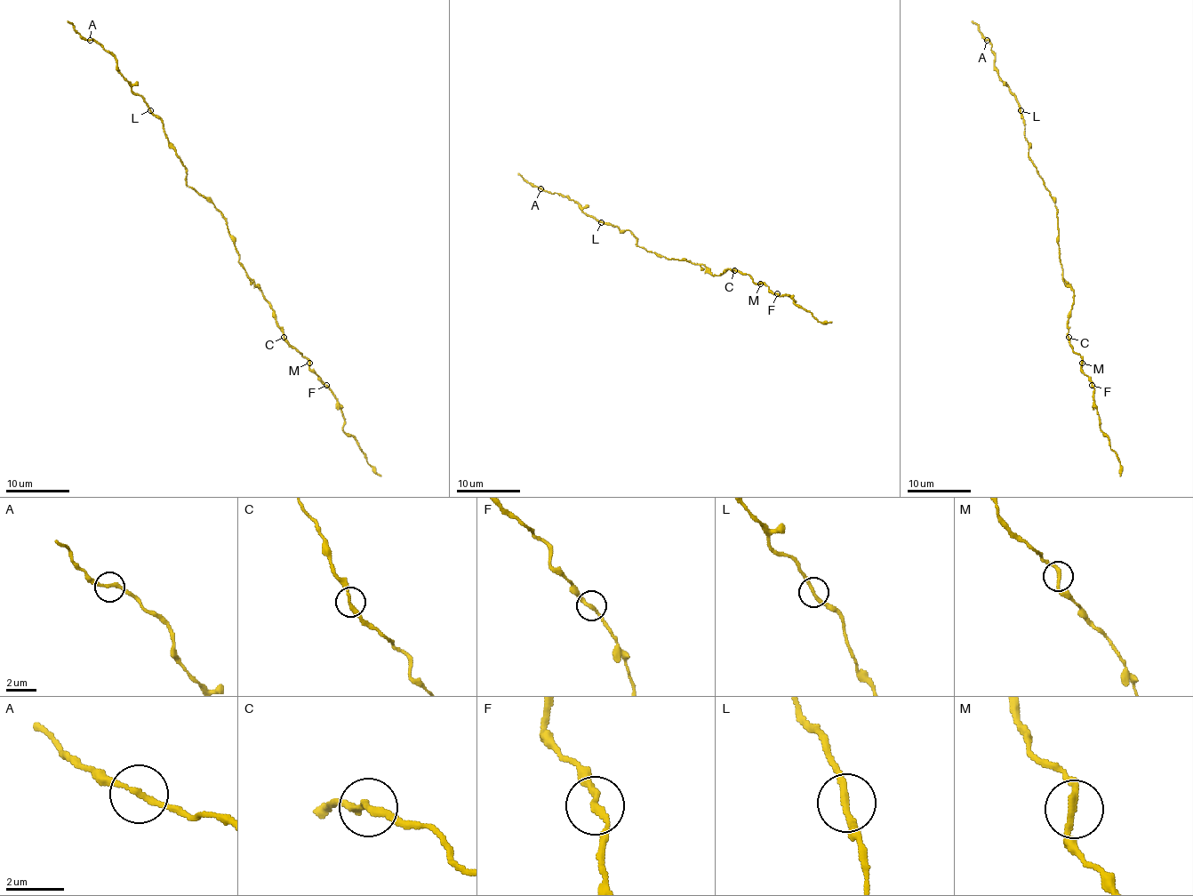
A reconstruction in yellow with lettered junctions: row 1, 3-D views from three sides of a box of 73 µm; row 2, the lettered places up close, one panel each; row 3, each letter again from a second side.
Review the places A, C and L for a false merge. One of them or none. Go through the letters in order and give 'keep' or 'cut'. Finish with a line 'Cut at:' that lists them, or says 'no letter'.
A: keep
C: keep
L: keep
Cut at: no letter

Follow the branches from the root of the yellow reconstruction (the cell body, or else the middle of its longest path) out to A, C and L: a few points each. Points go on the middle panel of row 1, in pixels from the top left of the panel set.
A: (685, 260), (647, 252), (628, 230), (599, 222), (587, 215), (567, 196), (540, 188)
C: (685, 260), (702, 265), (712, 276), (718, 276), (724, 269), (734, 269)
L: (685, 260), (666, 259), (655, 252), (647, 252), (628, 230), (620, 230), (601, 222)

